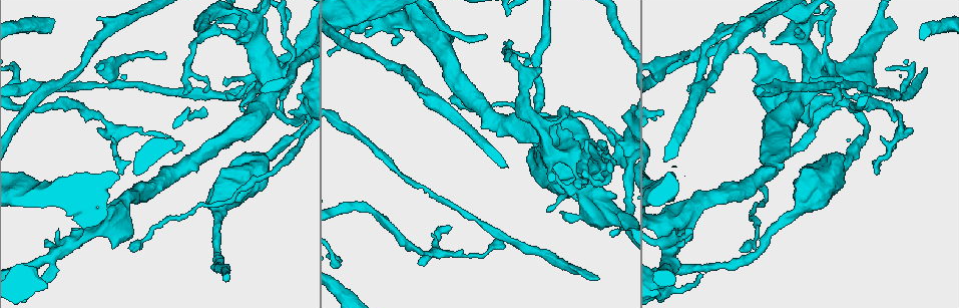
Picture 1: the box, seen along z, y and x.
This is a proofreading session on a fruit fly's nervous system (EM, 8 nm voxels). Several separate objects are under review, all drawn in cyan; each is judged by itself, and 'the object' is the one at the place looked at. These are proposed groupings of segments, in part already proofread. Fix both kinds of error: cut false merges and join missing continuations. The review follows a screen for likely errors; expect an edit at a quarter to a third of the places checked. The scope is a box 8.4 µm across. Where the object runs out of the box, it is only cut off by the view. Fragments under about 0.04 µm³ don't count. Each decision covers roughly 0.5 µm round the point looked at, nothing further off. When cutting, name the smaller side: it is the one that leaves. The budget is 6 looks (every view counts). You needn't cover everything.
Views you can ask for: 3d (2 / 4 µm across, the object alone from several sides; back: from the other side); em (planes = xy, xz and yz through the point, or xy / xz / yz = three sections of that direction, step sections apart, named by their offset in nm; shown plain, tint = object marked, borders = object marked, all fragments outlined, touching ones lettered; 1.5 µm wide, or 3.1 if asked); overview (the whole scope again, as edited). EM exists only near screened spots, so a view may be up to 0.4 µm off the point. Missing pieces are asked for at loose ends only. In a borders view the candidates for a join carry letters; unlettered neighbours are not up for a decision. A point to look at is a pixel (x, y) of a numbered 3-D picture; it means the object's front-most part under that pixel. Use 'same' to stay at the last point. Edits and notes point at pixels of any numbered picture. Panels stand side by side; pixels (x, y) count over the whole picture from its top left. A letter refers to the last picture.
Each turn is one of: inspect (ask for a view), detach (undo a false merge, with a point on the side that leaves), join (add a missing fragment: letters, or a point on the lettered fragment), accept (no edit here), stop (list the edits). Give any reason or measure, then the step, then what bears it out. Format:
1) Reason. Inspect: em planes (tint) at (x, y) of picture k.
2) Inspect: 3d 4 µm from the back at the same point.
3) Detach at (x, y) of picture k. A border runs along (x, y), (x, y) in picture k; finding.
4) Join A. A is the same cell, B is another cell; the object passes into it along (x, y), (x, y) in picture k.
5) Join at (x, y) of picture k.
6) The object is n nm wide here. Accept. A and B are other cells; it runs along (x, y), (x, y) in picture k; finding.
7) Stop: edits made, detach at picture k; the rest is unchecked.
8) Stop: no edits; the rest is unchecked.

Tapers out. Inspect: 3d 2 µm at (503, 42) of picture 1.

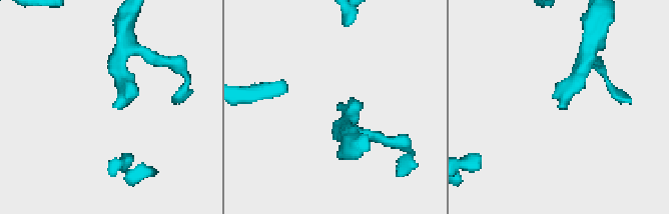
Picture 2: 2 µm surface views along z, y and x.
Now the EM. Inspect: em planes (borders) at (338, 105) of picture 2.

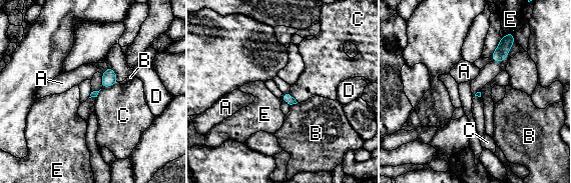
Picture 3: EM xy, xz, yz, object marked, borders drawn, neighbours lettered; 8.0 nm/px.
Accept. A, B, C, D and E are other cells; a border runs along (507, 33), (501, 37) in picture 3; no lettered fragment goes on from it.

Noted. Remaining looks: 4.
Branch stops here. Inspect: 3d 4 µm at (717, 32) of picture 1.

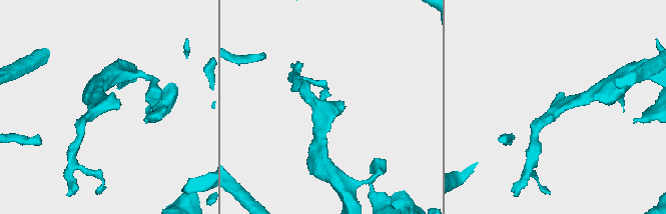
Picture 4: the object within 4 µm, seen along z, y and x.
Now the EM. Inspect: em planes (borders) at (342, 104) of picture 4.

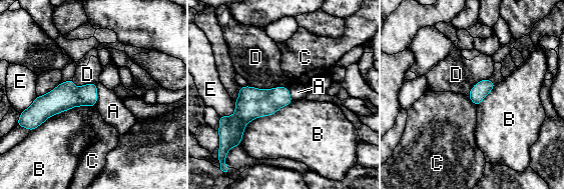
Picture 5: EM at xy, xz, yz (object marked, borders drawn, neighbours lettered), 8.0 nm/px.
Accept. A, B, C, D and E are other cells; a border runs along (97, 84), (97, 102), (95, 105) in picture 5; none of them fits.

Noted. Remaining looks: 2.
Stops while still wide. Inspect: 3d 4 µm from the back at (285, 63) of picture 1.

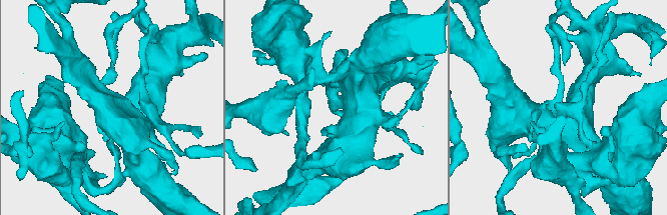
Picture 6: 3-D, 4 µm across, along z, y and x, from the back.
Now the EM. Inspect: em xy step 8 (borders) at (333, 109) of picture 6.

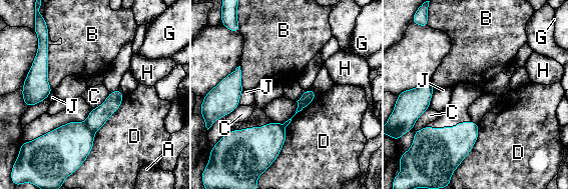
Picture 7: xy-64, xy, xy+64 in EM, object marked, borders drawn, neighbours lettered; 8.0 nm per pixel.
Accept. A, B, C, D, G, H and J are other cells; it runs along (311, 92), (276, 133), (276, 145) in picture 7; none of them fits.

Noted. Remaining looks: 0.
Stop: no edits; the rest is unchecked.

